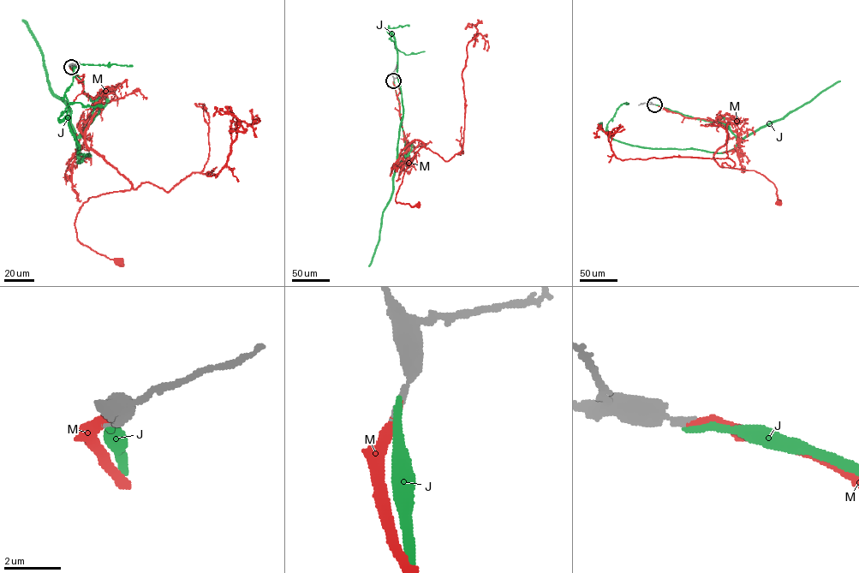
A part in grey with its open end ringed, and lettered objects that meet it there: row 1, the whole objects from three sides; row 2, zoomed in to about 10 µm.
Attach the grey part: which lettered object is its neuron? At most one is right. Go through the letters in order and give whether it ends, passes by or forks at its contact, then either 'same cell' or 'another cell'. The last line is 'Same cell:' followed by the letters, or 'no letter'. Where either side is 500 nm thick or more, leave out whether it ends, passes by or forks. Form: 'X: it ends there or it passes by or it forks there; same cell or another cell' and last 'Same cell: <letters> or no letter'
J: it ends there; another cell
M: it ends there; same cell
Same cell: M

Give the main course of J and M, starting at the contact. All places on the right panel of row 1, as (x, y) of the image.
J: (654, 104), (718, 122), (739, 142), (721, 152), (653, 148), (613, 140), (607, 130)
M: (654, 104), (686, 117), (721, 122), (728, 140), (713, 159), (720, 166), (763, 175), (774, 184), (779, 202)

